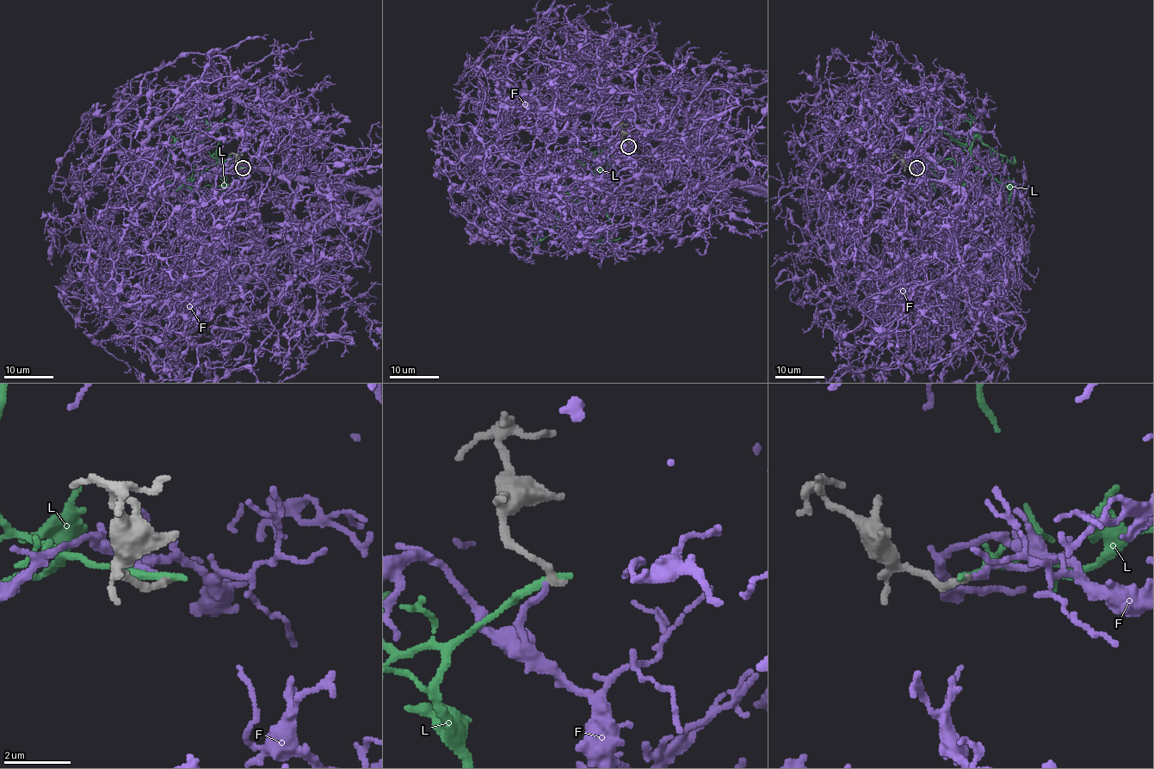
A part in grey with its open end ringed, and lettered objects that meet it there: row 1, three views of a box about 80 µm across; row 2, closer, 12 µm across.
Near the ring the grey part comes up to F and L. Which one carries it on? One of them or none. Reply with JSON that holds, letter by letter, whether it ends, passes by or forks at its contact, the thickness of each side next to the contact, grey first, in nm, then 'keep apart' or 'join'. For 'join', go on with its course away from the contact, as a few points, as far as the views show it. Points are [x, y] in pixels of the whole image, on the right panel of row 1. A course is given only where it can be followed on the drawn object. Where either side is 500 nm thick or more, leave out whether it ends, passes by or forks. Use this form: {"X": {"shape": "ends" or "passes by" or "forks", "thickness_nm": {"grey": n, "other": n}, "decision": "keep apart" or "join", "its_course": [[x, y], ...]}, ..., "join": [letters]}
{"F": {"shape": "ends", "thickness_nm": {"grey": 240, "other": 200}, "decision": "join"}, "L": {"shape": "ends", "thickness_nm": {"grey": 240, "other": 240}, "decision": "keep apart"}, "join": ["F"]}

